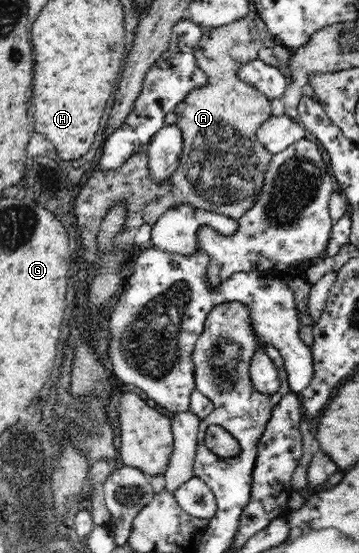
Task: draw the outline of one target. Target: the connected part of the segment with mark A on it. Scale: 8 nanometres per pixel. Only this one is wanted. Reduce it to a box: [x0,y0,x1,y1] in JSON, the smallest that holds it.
[143,19,273,225]

